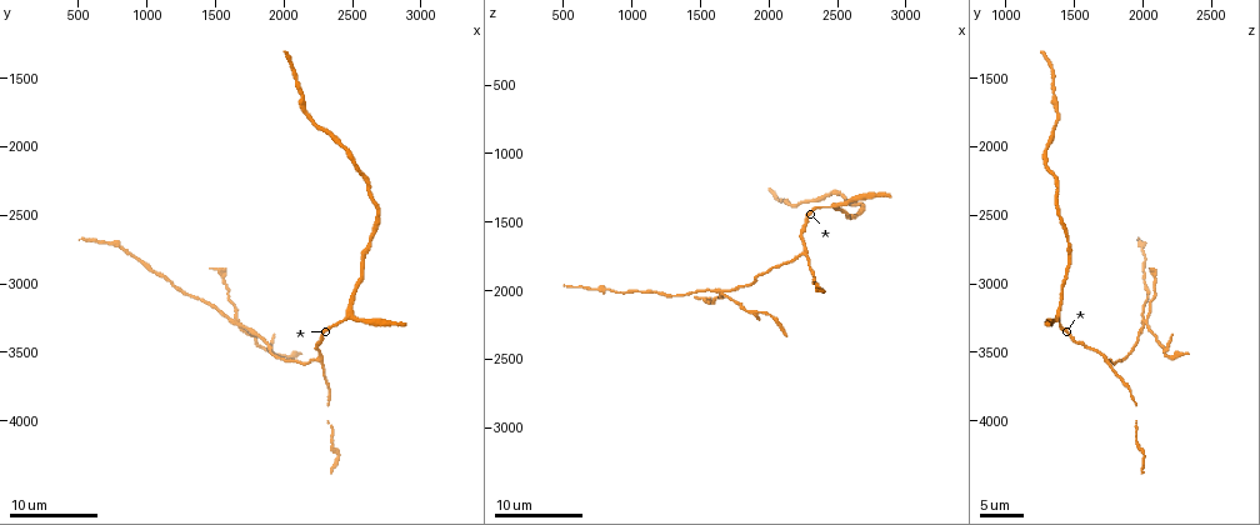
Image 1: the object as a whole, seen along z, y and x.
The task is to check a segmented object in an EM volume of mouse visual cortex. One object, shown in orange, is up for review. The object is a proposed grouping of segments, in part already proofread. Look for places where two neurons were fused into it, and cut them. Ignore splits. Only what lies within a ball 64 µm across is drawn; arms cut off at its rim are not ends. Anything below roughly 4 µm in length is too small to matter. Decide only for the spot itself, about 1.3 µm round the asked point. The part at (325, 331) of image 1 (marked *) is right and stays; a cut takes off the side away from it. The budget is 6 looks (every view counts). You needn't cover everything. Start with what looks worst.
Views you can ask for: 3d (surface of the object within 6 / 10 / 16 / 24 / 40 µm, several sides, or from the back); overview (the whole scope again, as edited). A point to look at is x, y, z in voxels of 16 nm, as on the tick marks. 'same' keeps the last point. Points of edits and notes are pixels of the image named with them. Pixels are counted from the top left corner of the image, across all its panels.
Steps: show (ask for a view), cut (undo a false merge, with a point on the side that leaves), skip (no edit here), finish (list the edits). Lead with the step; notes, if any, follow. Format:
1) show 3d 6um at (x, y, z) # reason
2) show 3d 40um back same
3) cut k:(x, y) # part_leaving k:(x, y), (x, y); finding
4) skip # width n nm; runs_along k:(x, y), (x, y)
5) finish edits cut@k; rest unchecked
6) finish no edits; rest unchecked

show 3d 10um at (1680, 3280, 2040) # four arms meet

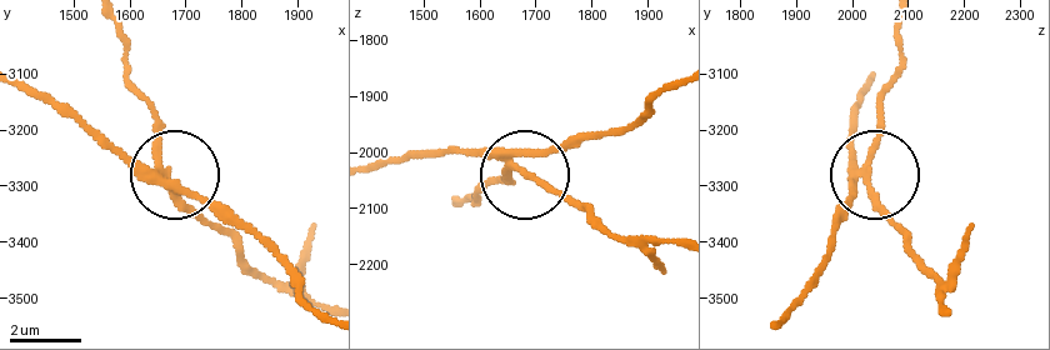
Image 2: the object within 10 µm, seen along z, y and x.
cut 2:(193, 206) # side_arm 11 um; part_leaving 2:(158, 171), (253, 266), (325, 303); a second neuron is stuck on

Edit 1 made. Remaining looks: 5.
show overview

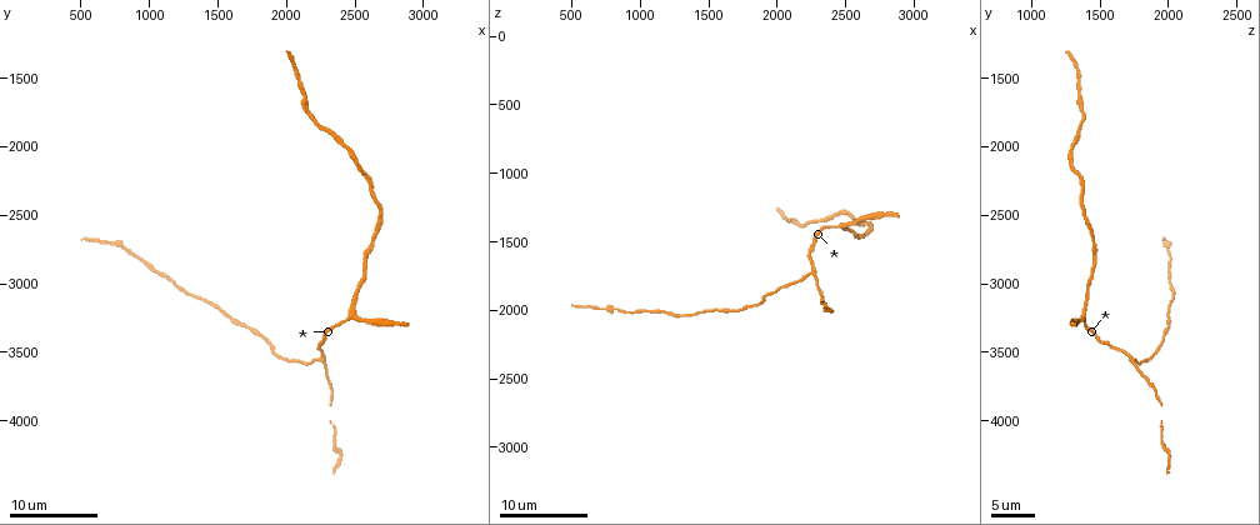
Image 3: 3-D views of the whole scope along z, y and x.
show 3d 10um at (2240, 3580, 1740) # three-way junction

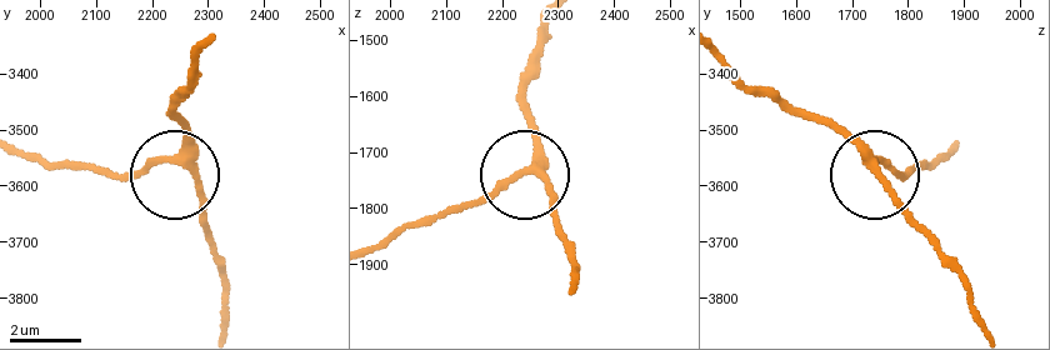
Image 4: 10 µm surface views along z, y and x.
show 3d 6um at (2260, 3560, 1730)

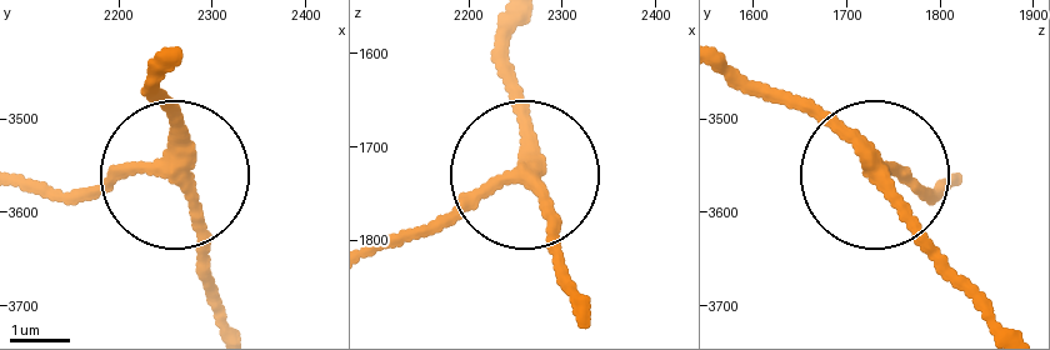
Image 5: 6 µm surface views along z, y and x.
skip # side_arm 16 um; runs_along 5:(725, 56), (815, 111), (989, 300); one neuron here

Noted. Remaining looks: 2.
show 3d 10um at (2500, 3240, 1400) # three-way junction

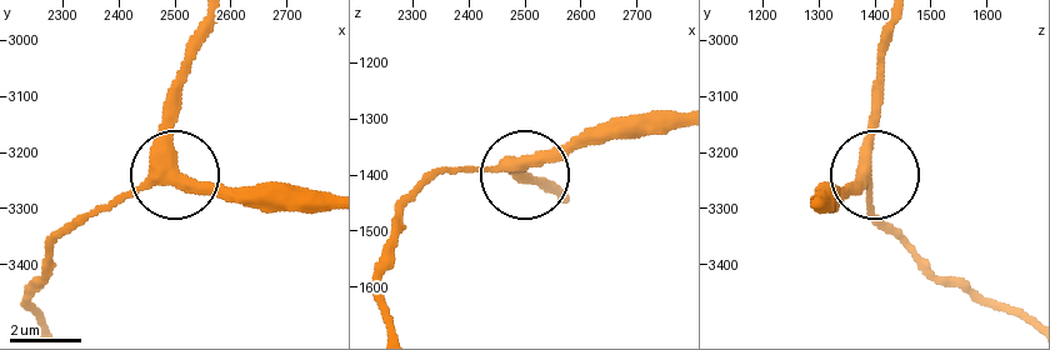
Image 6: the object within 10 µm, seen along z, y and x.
skip # width 380 nm; runs_along 6:(415, 195), (449, 171), (520, 171), (589, 139); continuous, no second neuron

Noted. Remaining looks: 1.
finish edits cut@2; rest unchecked

